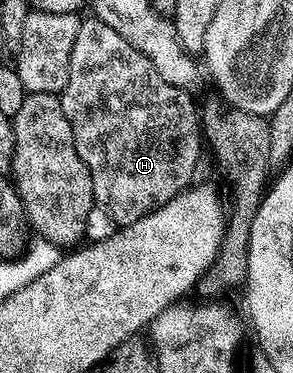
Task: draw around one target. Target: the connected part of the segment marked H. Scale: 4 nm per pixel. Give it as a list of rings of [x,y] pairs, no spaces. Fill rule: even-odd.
[[[96,17],[88,18],[81,19],[74,48],[71,49],[70,79],[59,94],[59,98],[63,113],[71,125],[75,149],[79,153],[79,157],[83,157],[83,161],[91,173],[96,206],[105,210],[113,218],[117,227],[125,227],[129,223],[139,221],[139,217],[147,217],[147,213],[159,209],[194,182],[193,174],[196,173],[197,162],[201,159],[201,143],[203,147],[203,124],[199,114],[199,103],[197,107],[196,101],[193,100],[196,98],[190,92],[179,89],[175,85],[167,85],[167,81],[163,81],[163,77],[159,77],[159,73],[155,73],[155,65],[151,65],[151,61],[147,61],[147,57],[143,57],[143,53],[139,53],[139,49],[135,49],[127,41],[123,41],[123,37],[119,37],[119,33],[115,33],[115,29],[111,29],[111,25],[107,25]]]

